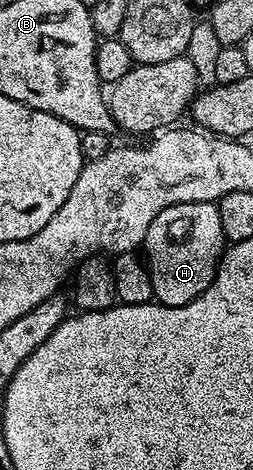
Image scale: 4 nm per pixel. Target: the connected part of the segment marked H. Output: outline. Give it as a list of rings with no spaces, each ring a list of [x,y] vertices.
[[[187,202],[186,204],[167,206],[167,210],[160,212],[155,218],[155,222],[151,222],[143,245],[143,259],[151,274],[153,300],[174,308],[199,298],[203,294],[203,290],[207,290],[207,286],[215,278],[217,264],[226,247],[223,222],[219,222],[219,210],[216,203]]]

